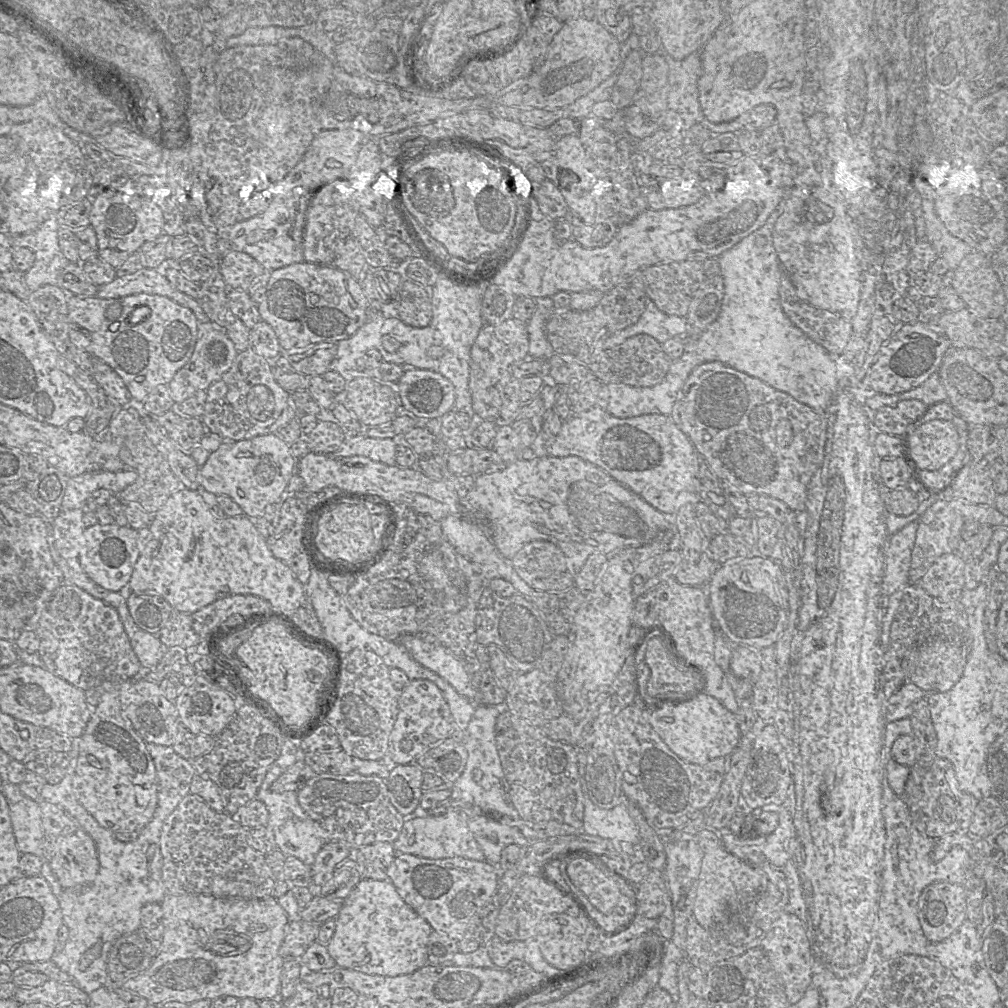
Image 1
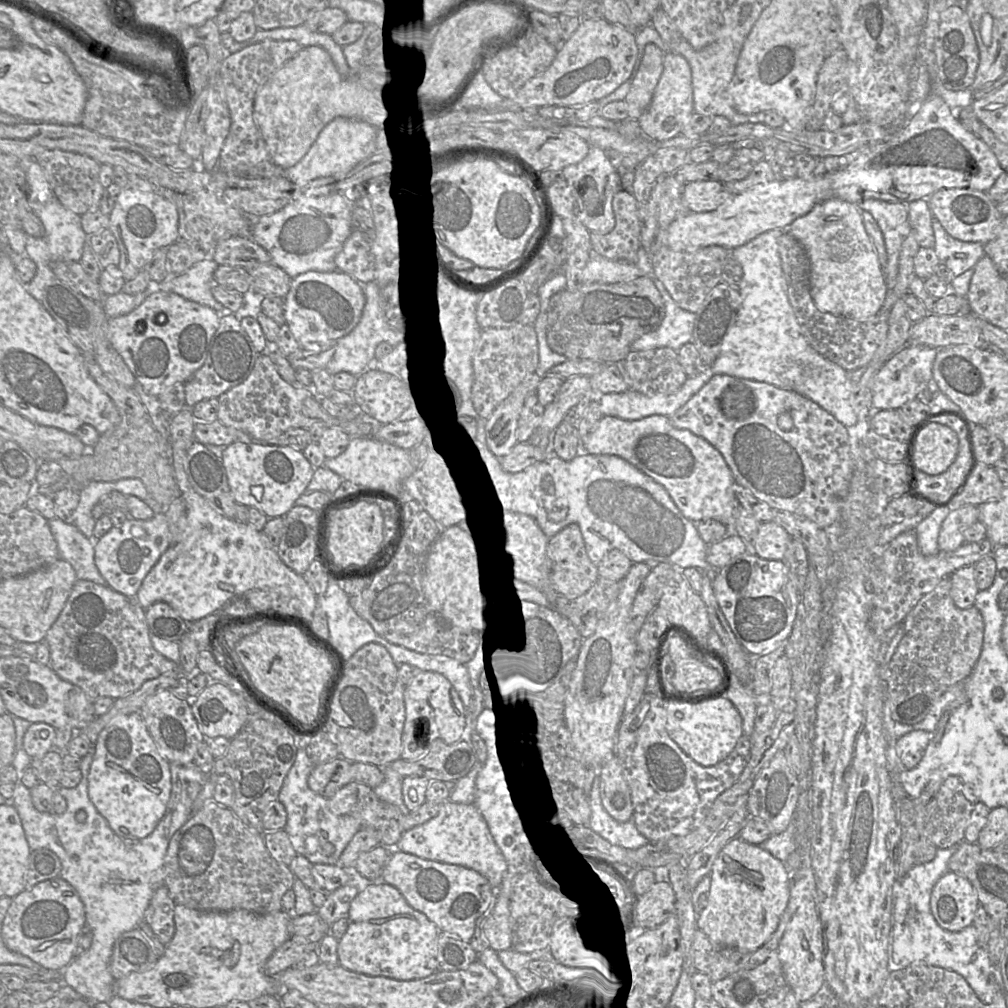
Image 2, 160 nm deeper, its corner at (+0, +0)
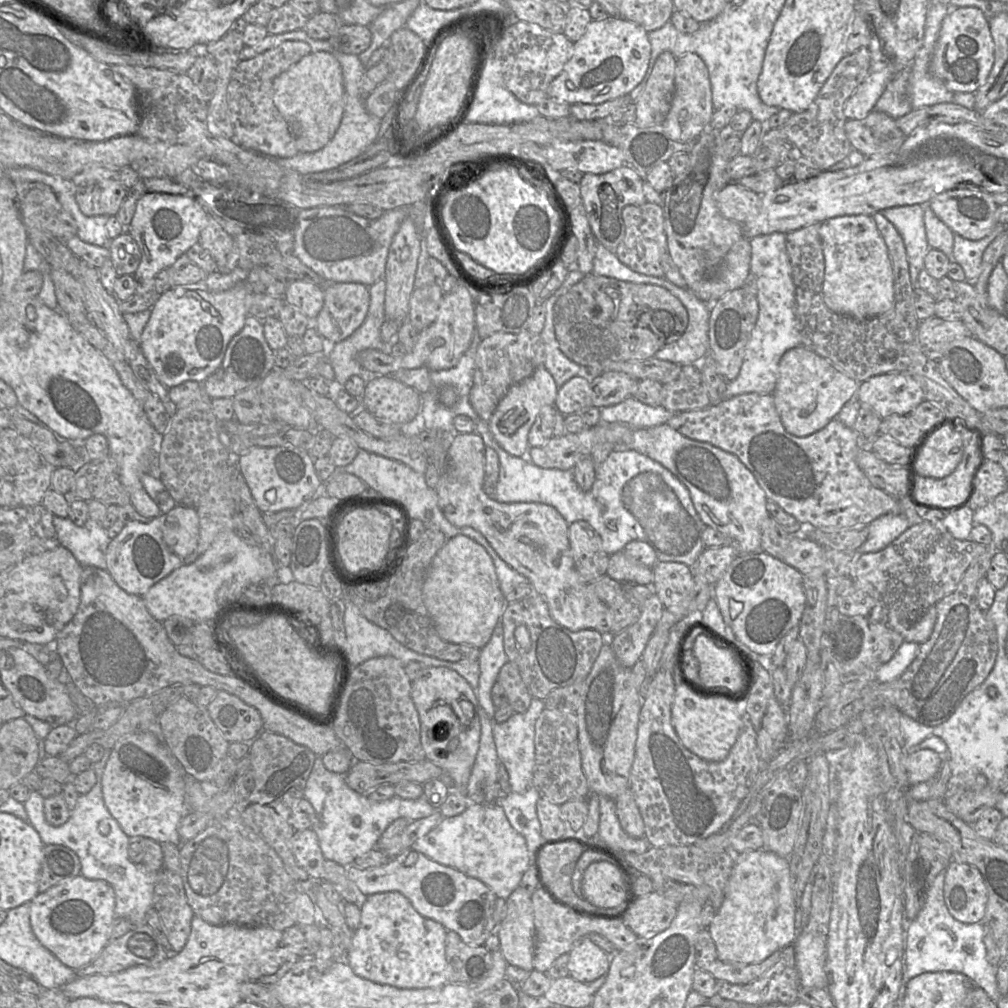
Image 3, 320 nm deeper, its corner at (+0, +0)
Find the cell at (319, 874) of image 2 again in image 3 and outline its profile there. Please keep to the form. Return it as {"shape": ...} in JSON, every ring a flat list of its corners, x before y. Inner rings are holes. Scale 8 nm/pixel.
{"shape":[[412,848,377,867,361,869,351,864,346,866,346,873,366,896,386,891,400,892,420,914,439,922,447,931,457,932,470,946,484,945,495,927,494,904,497,895,487,884,433,861]]}

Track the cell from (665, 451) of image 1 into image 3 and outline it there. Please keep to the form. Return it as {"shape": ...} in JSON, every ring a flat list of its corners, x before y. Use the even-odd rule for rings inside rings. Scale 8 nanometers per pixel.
{"shape":[[668,423,650,428,634,429,630,446,617,448,637,451,669,470,688,489,695,510,703,523,729,537,733,541,732,547,739,554,763,552,761,549,761,524,770,517,766,508,768,499,753,474,737,456,709,443,689,439,670,427]]}

